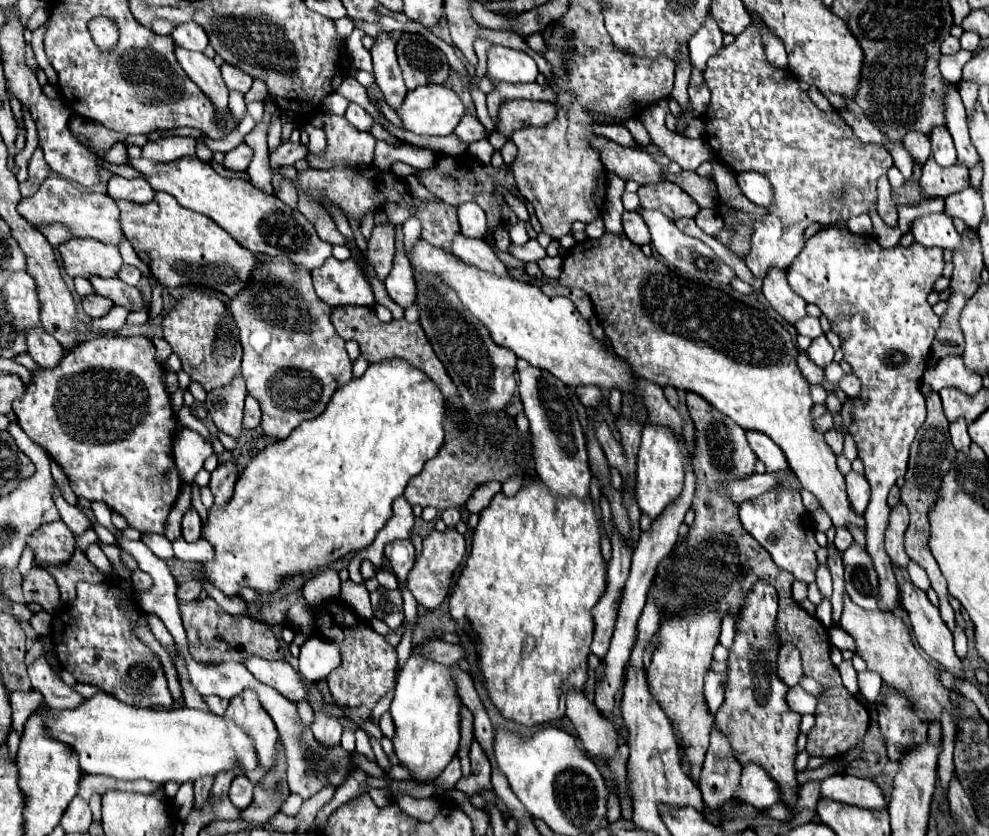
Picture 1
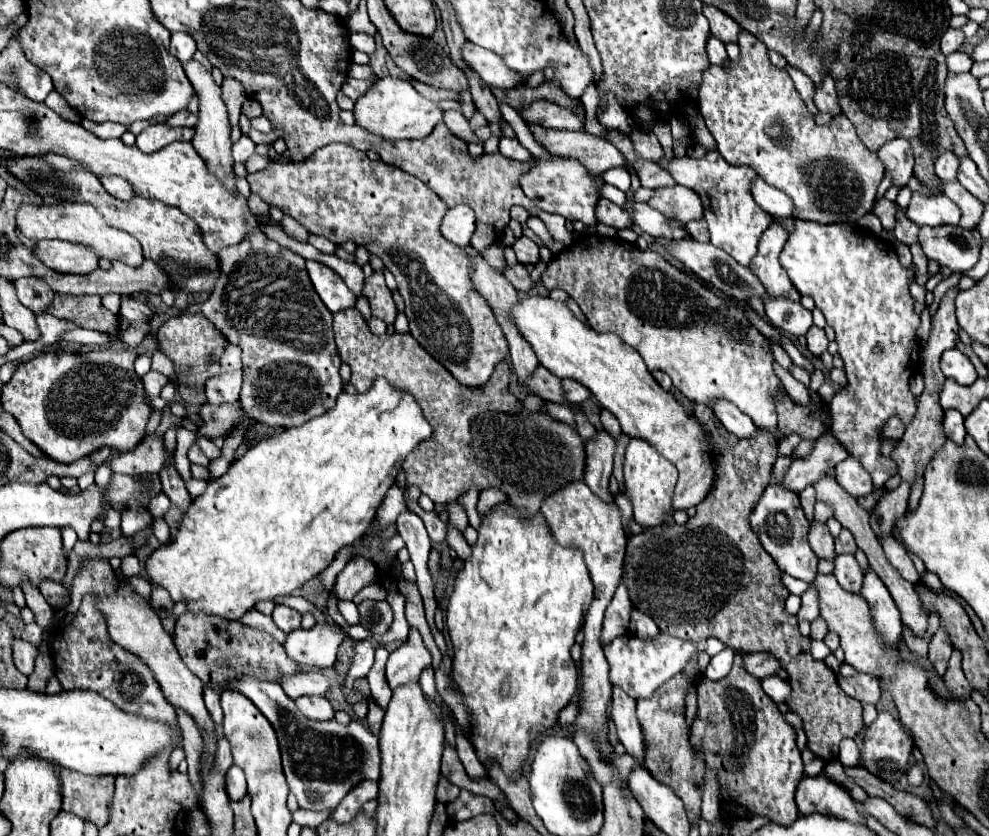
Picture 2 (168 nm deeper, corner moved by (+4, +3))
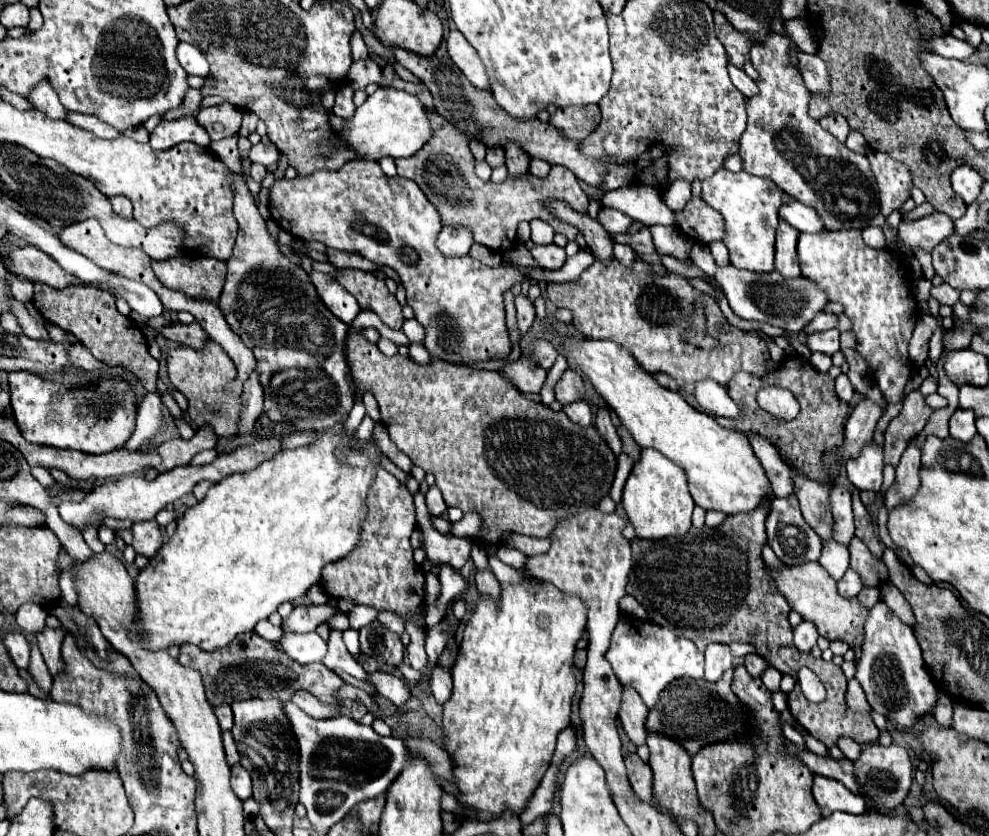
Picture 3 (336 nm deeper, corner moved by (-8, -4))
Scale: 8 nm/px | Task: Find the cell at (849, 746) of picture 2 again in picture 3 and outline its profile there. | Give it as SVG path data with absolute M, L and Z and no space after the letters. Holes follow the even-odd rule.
M839 737L839 741L837 741L837 747L843 751L843 755L847 757L847 759L851 759L851 761L855 761L855 759L859 759L859 755L861 755L861 745L859 743L855 743L851 737Z

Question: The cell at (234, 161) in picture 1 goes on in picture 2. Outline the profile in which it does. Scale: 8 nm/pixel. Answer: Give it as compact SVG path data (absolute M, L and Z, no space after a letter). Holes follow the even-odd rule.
M241 136L235 144L233 144L233 160L235 162L247 162L249 156L253 156L255 152L255 144L251 142L251 138Z

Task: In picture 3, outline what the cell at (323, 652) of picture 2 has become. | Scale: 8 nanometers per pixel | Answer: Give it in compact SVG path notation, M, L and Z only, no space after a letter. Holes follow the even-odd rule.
M285 631L281 637L281 647L297 663L321 661L327 653L327 643L315 631L311 631L311 633Z

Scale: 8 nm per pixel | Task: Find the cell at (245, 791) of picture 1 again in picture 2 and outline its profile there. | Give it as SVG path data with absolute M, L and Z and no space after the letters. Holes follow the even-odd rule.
M231 766L227 776L225 776L225 782L227 782L227 794L233 802L237 800L243 800L243 796L247 794L247 786L245 786L245 776L243 776L243 770L239 766Z

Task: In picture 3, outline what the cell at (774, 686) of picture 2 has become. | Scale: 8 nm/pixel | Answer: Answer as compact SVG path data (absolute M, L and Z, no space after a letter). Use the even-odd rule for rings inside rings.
M767 667L767 669L763 671L761 679L763 679L763 683L765 683L765 687L767 687L769 691L779 691L779 683L781 683L781 673L779 673L779 671L775 669L775 667Z

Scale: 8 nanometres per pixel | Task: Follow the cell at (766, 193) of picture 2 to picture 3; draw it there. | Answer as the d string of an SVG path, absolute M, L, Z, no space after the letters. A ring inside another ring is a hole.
M793 201L791 205L783 205L779 213L781 213L781 217L783 217L789 225L793 225L793 227L799 229L799 231L805 231L805 233L825 231L823 221L819 219L819 215L817 215L811 207L803 205L803 203L799 203L799 201Z

